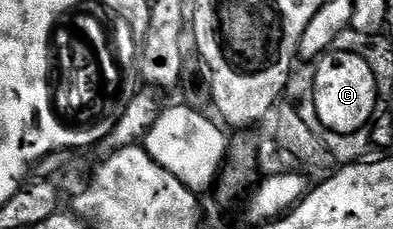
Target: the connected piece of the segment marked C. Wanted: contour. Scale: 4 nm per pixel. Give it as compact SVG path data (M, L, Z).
M330 50L322 54L315 62L311 91L313 110L326 131L347 135L370 125L376 108L377 84L362 53Z

